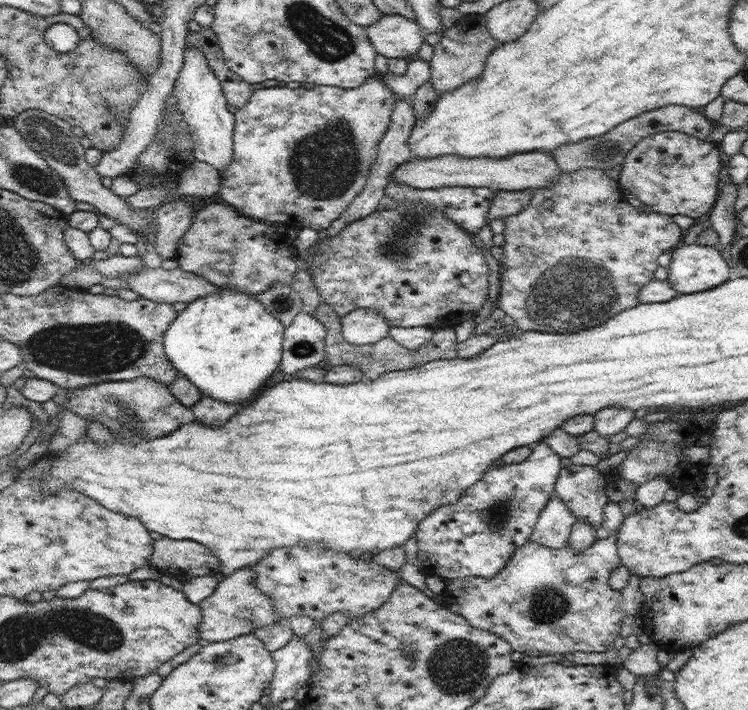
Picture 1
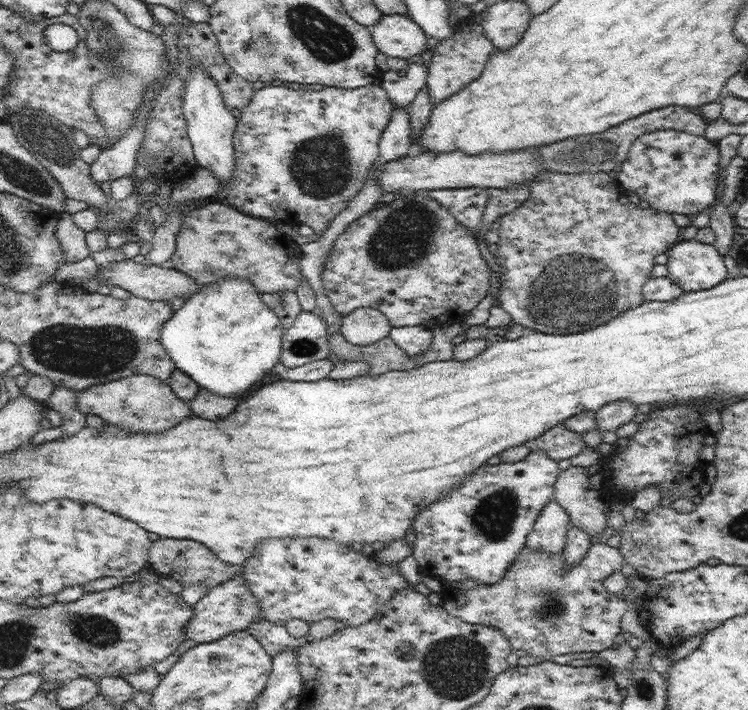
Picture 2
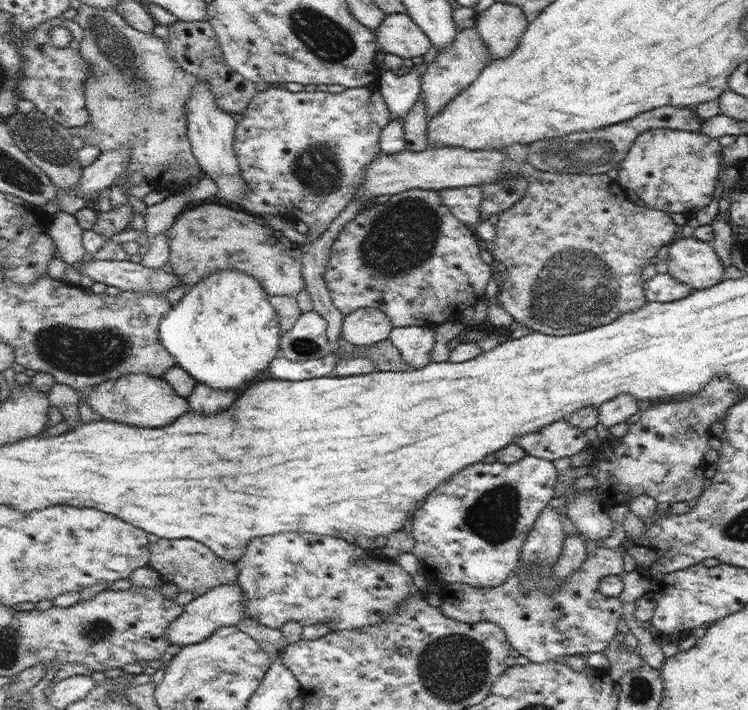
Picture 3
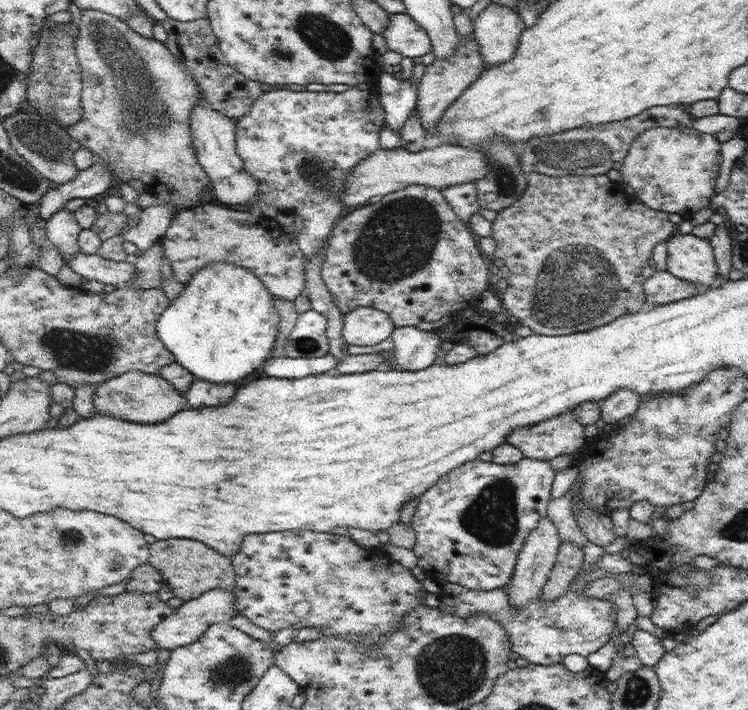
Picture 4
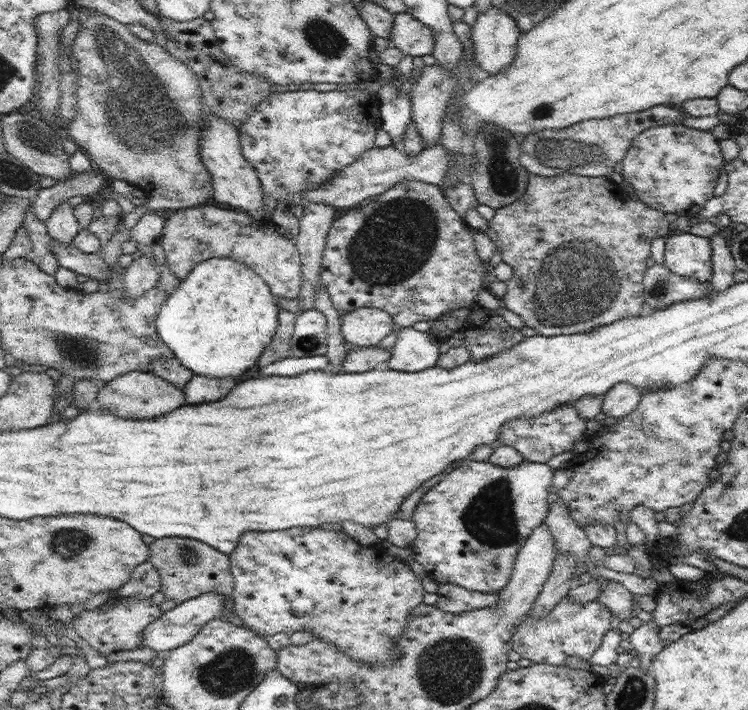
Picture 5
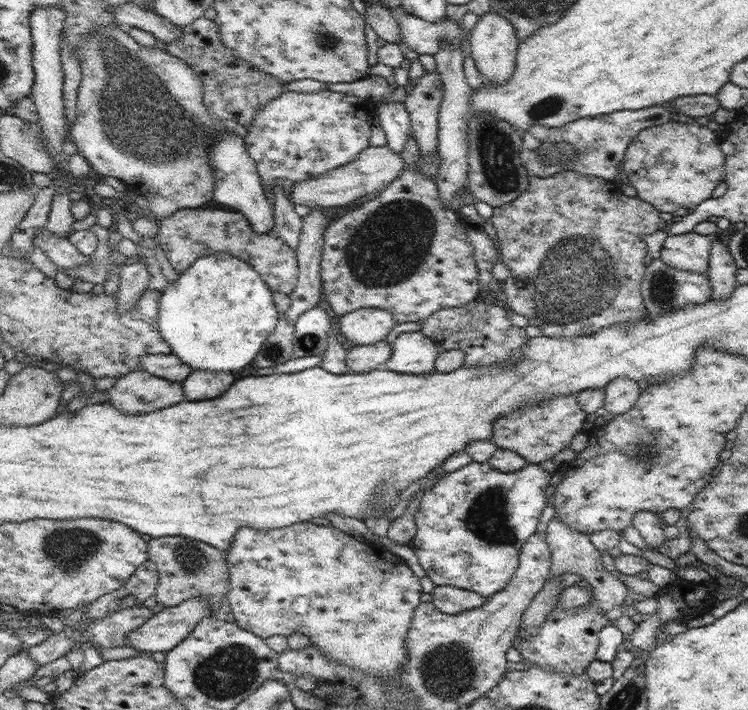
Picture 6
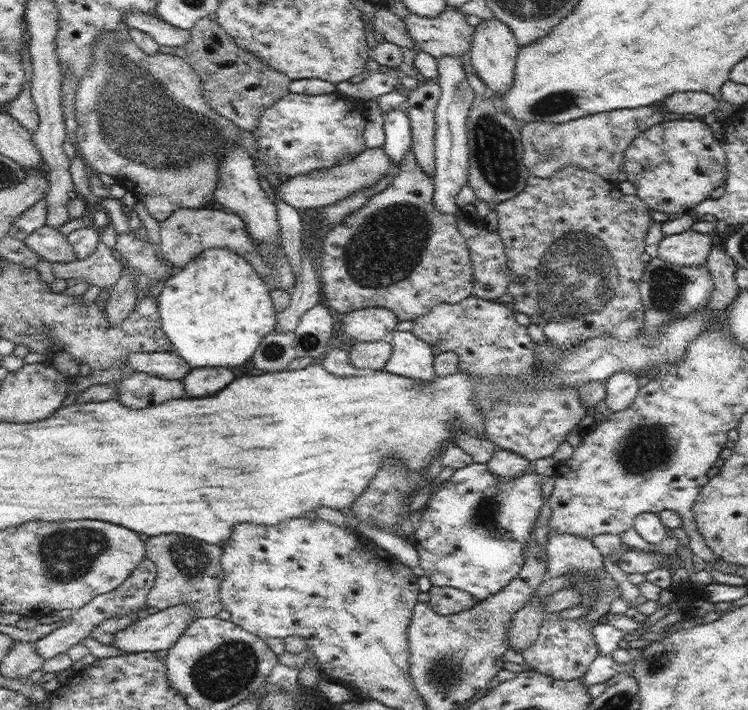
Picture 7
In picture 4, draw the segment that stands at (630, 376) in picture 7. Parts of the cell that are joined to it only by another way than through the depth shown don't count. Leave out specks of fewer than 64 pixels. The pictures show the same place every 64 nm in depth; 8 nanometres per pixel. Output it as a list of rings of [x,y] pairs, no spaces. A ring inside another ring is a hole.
[[[621,388],[600,402],[601,420],[606,424],[622,423],[639,407],[640,396],[629,388]]]

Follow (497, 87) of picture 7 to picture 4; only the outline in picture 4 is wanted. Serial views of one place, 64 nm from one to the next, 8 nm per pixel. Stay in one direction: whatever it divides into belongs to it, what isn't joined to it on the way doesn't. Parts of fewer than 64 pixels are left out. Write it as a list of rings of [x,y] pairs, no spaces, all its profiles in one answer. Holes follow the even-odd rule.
[[[491,3],[474,21],[474,40],[487,67],[506,64],[514,57],[525,30],[513,8]]]

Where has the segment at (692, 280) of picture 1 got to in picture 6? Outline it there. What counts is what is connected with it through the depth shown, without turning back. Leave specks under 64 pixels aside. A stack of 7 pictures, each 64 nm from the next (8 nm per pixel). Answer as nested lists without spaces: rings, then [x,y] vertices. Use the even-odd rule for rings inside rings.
[[[694,231],[682,235],[669,234],[663,243],[661,259],[668,266],[707,275],[709,269],[709,254],[711,244],[713,243],[712,238]]]

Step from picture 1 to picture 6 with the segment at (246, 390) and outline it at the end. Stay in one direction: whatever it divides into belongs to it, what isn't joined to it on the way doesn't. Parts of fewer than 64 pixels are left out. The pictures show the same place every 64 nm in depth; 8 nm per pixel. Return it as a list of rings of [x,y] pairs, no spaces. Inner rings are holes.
[[[214,252],[202,256],[199,263],[180,273],[176,281],[168,283],[163,289],[158,328],[162,338],[170,345],[171,352],[193,369],[238,372],[253,362],[268,336],[274,332],[280,314],[272,294],[259,272],[245,260],[228,252]]]

